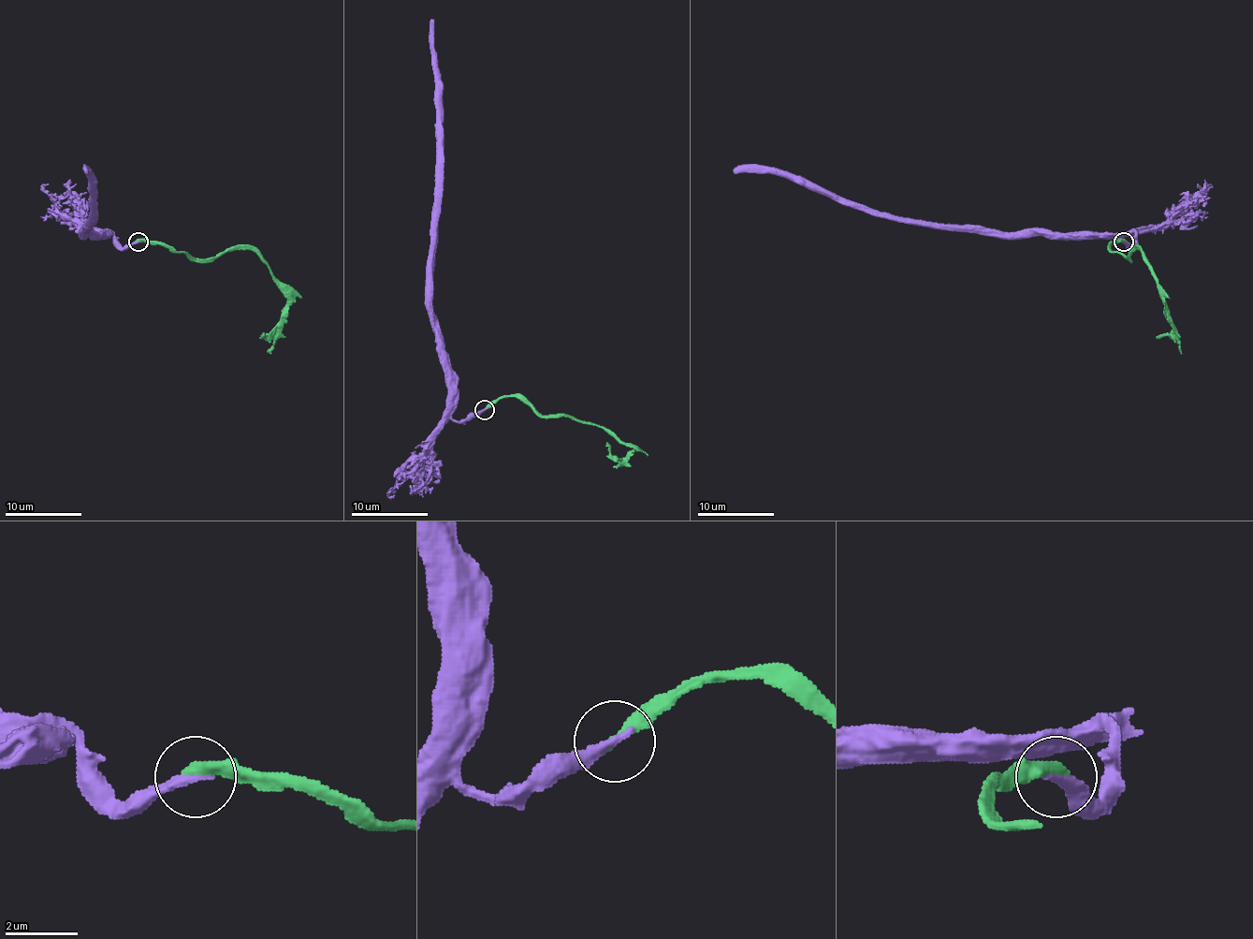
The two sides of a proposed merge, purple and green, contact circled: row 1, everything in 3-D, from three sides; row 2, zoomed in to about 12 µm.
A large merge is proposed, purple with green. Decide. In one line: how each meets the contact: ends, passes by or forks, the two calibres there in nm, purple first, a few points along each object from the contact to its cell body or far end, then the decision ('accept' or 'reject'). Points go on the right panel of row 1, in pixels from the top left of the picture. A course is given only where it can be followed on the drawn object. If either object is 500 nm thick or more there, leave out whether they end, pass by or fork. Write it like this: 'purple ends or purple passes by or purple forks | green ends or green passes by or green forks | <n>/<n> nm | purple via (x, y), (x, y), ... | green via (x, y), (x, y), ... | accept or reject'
purple ends | green ends | 280/360 nm | purple via (1123, 242), (1132, 246), (1134, 232), (982, 234), (913, 225), (838, 202), (781, 175), (737, 171), (734, 168) | green via (1123, 241), (1110, 248), (1129, 259), (1134, 250), (1140, 250), (1150, 265), (1180, 353) | accept

